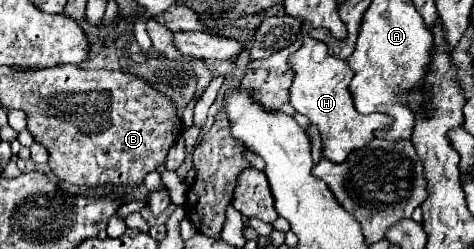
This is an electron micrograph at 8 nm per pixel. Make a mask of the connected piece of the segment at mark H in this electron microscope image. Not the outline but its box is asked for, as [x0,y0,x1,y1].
[291,22,391,162]

